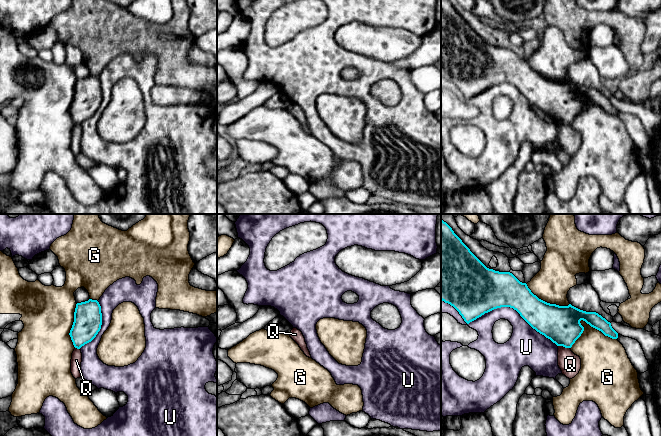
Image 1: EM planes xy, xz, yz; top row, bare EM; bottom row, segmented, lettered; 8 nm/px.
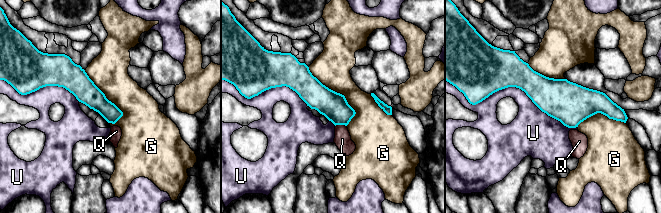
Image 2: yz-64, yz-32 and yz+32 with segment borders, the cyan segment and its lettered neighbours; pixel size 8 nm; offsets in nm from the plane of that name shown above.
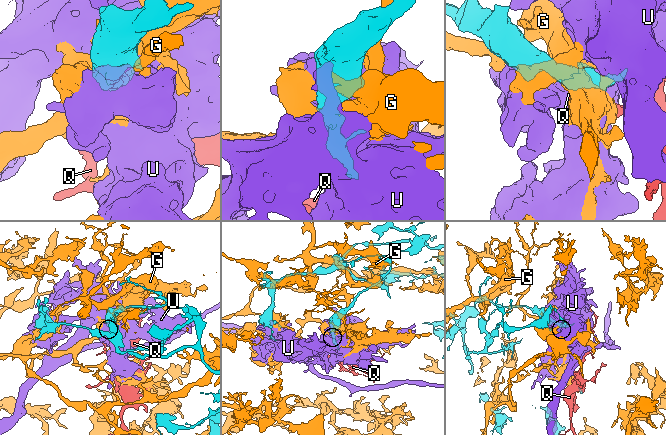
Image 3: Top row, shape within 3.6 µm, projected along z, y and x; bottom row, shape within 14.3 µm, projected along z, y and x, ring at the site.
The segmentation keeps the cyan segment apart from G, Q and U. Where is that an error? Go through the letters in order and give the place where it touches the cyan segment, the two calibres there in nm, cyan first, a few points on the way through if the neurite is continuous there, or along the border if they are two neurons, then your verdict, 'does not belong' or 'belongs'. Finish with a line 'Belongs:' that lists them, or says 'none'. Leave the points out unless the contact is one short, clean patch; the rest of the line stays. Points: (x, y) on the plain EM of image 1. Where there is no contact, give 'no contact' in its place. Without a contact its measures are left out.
G: yz (584, 96) | 300/280 nm | does not belong
Q: yz (564, 122) | 300/180 nm | along yz (558, 121), (569, 124) | does not belong
U: yz (498, 83) | 420/150 nm | does not belong
Belongs: none

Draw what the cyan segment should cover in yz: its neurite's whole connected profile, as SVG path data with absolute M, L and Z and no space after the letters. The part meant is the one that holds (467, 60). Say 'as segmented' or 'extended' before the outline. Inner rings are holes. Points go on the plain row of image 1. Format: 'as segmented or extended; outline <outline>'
as segmented; outline M441 0L441 76L453 82L467 100L494 85L513 84L533 105L557 122L565 124L571 124L583 109L581 96L605 112L618 114L611 99L598 89L586 88L571 80L559 82L547 79L534 71L527 60L520 58L512 49L487 44L448 0Z

